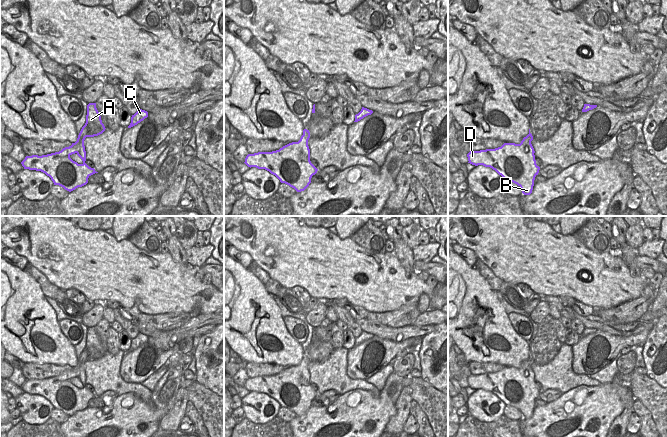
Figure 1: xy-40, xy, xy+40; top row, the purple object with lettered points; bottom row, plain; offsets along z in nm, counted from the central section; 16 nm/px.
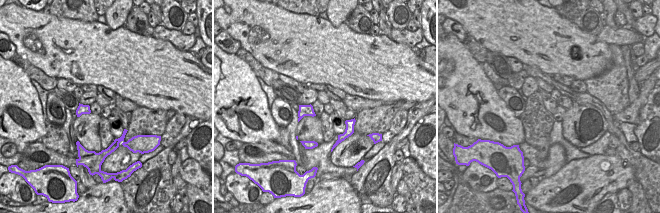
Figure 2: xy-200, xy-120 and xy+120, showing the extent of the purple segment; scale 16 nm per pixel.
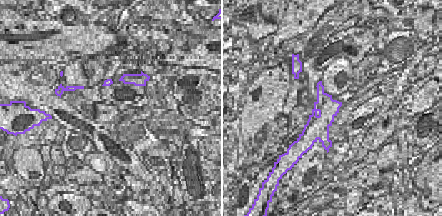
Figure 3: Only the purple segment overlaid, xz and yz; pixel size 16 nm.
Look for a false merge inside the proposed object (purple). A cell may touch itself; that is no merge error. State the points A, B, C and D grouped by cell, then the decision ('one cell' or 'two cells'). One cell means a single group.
groups A C / B D; two cells

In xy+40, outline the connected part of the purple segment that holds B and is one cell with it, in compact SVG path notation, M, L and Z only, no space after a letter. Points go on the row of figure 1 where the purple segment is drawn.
M526 136L520 144L504 143L495 149L471 150L467 154L468 163L492 168L505 181L517 184L524 195L530 195L540 170L531 141Z

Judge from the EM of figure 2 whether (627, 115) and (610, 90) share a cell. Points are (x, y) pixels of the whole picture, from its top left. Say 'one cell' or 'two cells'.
two cells

